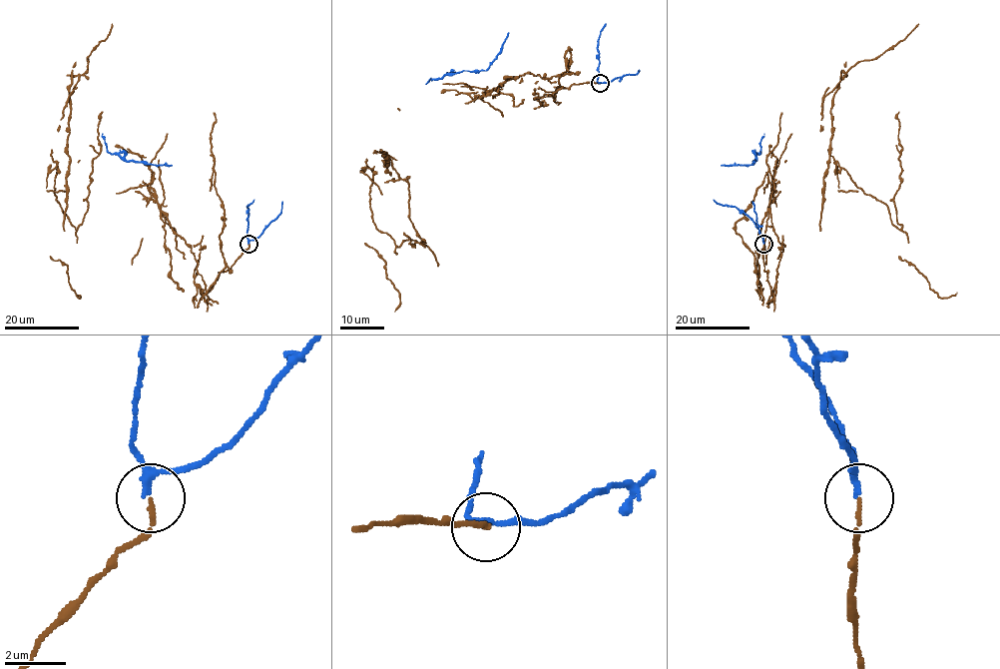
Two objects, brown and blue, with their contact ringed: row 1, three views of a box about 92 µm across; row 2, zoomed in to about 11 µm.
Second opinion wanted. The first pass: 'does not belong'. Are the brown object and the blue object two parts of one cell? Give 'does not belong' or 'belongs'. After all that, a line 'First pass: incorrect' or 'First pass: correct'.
does not belong
First pass: correct

